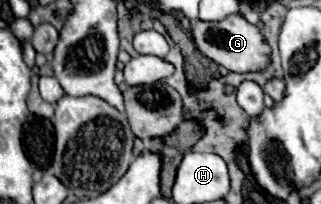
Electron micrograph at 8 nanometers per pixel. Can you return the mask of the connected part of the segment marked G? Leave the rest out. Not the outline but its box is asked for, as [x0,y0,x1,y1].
[192,16,270,72]

